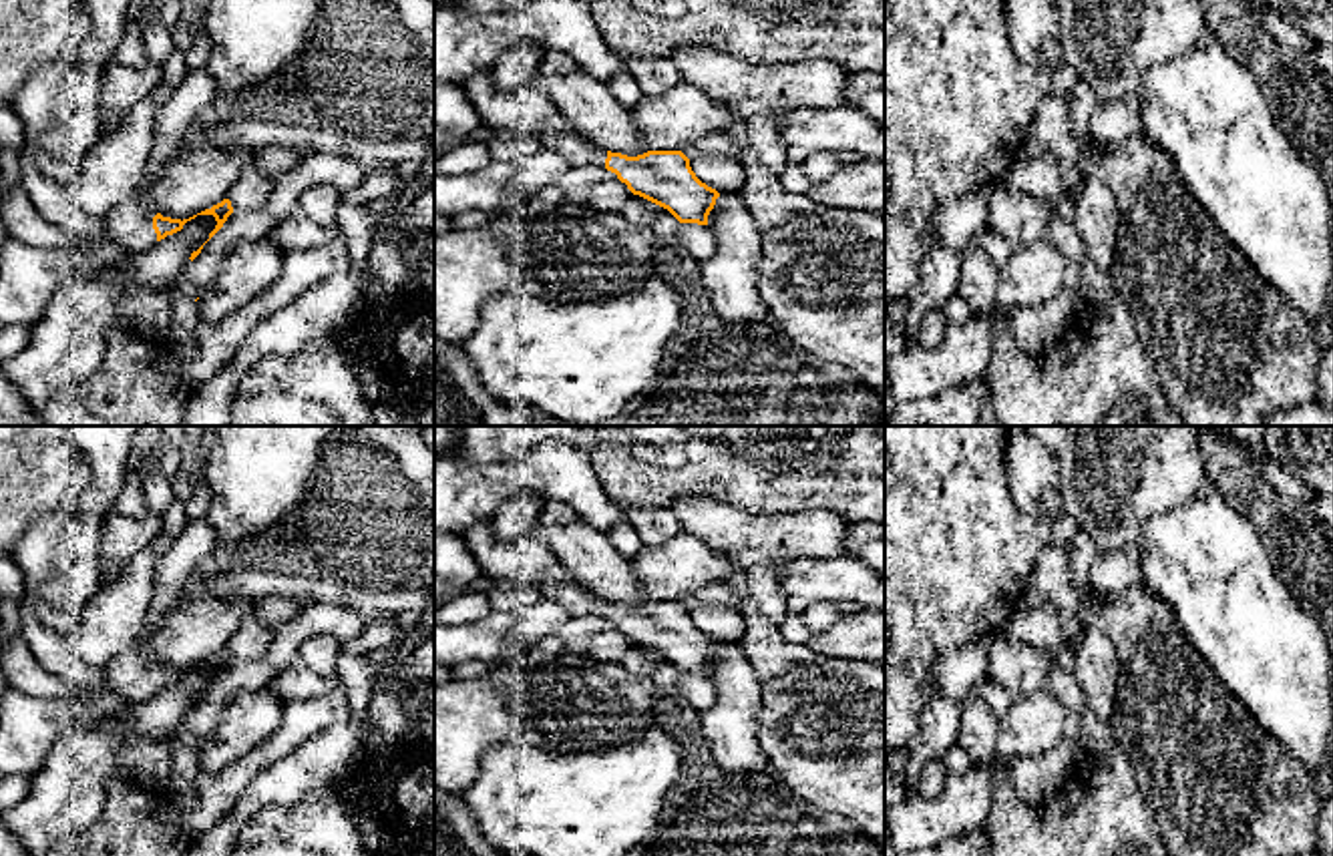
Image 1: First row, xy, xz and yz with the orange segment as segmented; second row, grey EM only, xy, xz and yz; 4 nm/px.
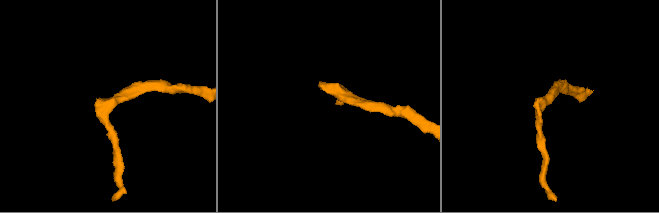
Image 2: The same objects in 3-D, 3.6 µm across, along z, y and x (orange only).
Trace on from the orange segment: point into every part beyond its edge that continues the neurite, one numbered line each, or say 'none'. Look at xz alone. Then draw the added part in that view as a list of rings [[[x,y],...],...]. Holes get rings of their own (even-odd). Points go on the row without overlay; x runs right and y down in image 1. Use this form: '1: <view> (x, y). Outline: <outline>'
1: xz (578, 599). Outline: [[[521,575],[517,585],[533,585],[541,595],[561,603],[571,617],[599,615],[605,617],[607,601],[583,587],[577,581],[565,579],[531,579]]]

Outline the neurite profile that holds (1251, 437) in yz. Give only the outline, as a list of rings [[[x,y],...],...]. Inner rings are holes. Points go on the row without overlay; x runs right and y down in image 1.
[[[1200,426],[1200,432],[1204,428],[1210,428],[1212,432],[1218,432],[1222,436],[1228,436],[1243,444],[1247,450],[1257,450],[1263,444],[1263,432],[1267,426]]]

